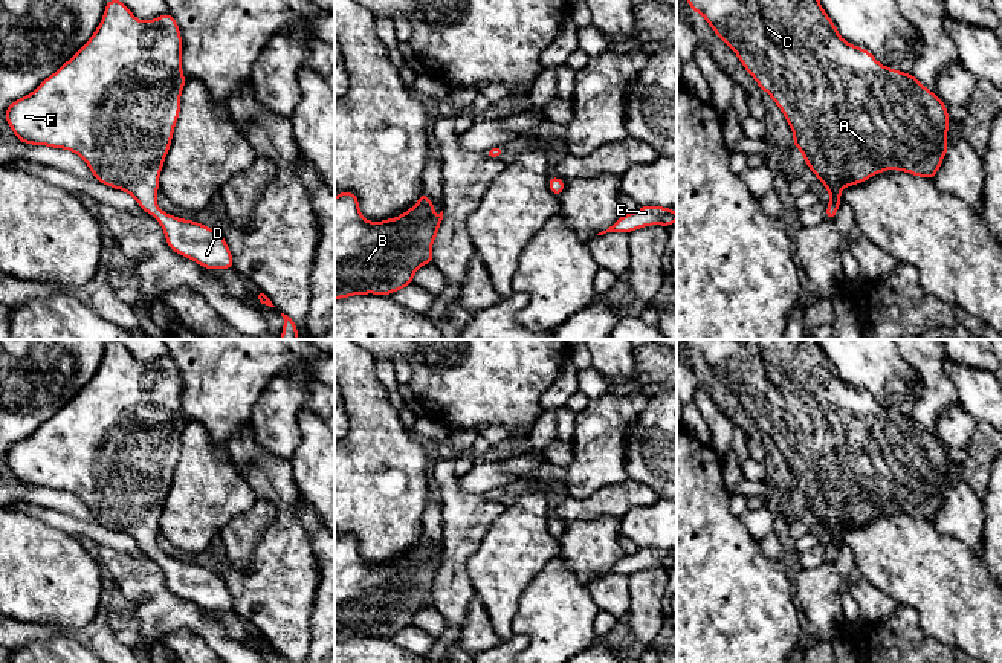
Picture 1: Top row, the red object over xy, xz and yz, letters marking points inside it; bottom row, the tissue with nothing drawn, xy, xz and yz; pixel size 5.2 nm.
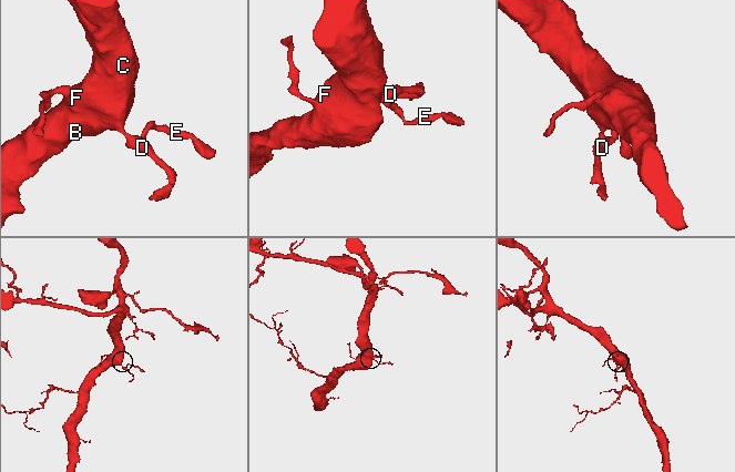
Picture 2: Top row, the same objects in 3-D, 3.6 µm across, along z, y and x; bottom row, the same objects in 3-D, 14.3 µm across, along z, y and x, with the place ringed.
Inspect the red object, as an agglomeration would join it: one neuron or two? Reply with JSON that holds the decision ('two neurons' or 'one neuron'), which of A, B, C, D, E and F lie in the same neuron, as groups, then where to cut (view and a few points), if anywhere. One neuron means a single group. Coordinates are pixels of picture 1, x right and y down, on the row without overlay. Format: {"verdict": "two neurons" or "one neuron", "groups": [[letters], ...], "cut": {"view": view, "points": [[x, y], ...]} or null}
{"verdict": "one neuron", "groups": [["A", "B", "C", "D", "E", "F"]], "cut": null}

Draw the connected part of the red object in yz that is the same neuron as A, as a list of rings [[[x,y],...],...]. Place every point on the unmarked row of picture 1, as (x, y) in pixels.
[[[684,339],[695,356],[701,356],[715,376],[738,397],[744,411],[753,419],[758,428],[767,434],[784,455],[793,477],[793,489],[797,489],[805,500],[808,510],[828,532],[831,542],[826,548],[825,562],[834,562],[842,545],[840,533],[851,527],[866,524],[871,518],[884,512],[906,513],[918,519],[932,521],[938,515],[949,492],[947,472],[950,458],[941,440],[926,431],[912,416],[904,416],[880,406],[875,399],[863,390],[845,383],[836,367],[819,345],[819,339]]]

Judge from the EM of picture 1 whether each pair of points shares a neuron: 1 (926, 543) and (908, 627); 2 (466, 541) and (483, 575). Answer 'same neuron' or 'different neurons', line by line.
1: different neurons
2: different neurons

